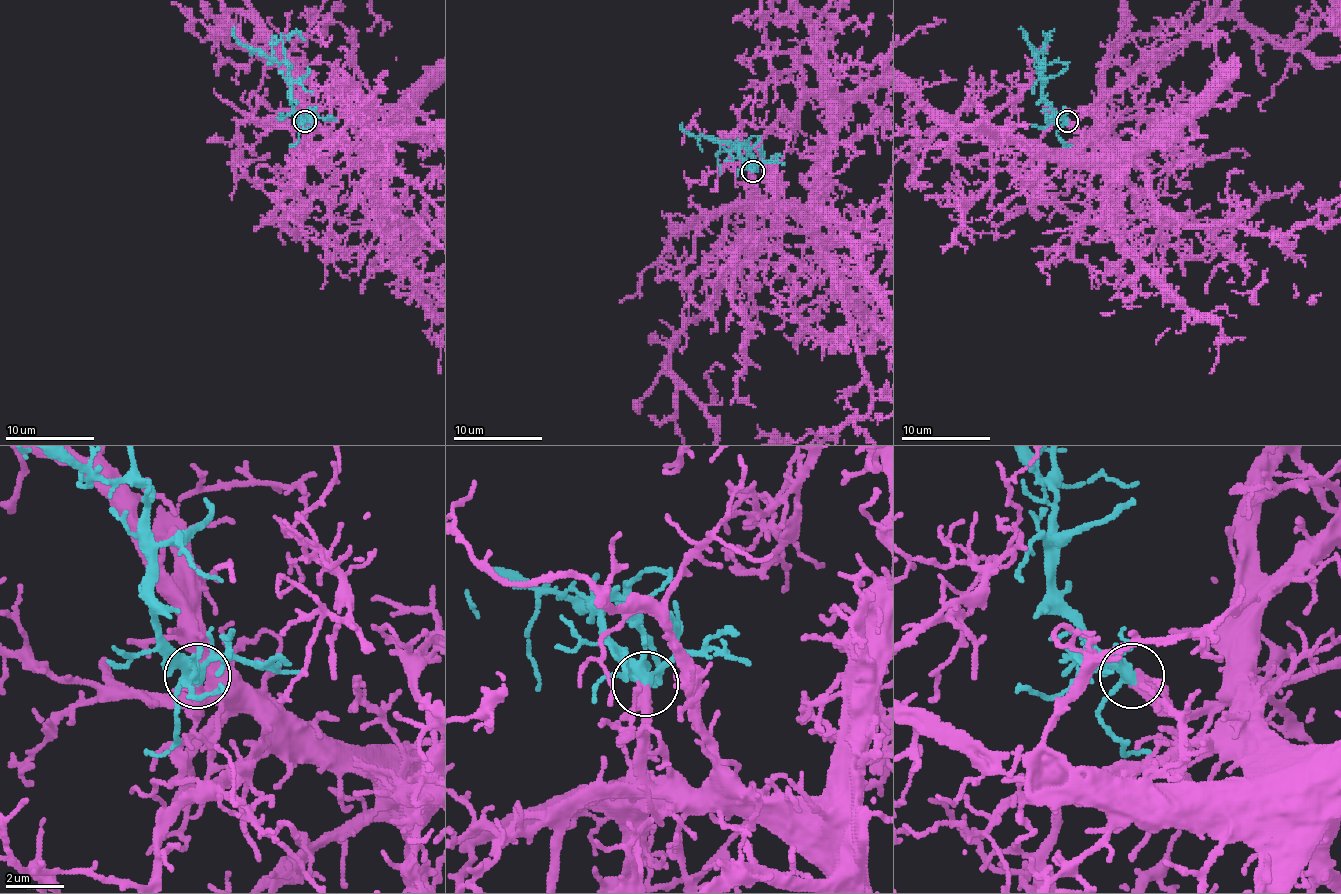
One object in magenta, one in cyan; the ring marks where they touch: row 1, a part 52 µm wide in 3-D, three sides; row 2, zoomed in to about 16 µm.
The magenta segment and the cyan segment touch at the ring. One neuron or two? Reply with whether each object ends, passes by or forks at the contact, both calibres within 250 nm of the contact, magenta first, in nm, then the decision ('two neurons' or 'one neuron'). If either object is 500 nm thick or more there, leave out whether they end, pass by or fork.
magenta passes by | cyan forks | 360/320 nm | one neuron

